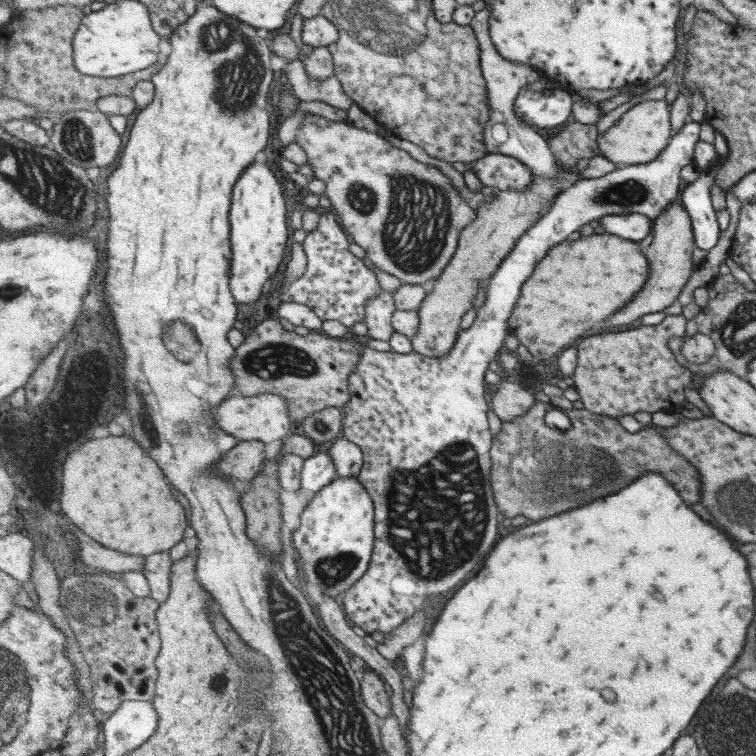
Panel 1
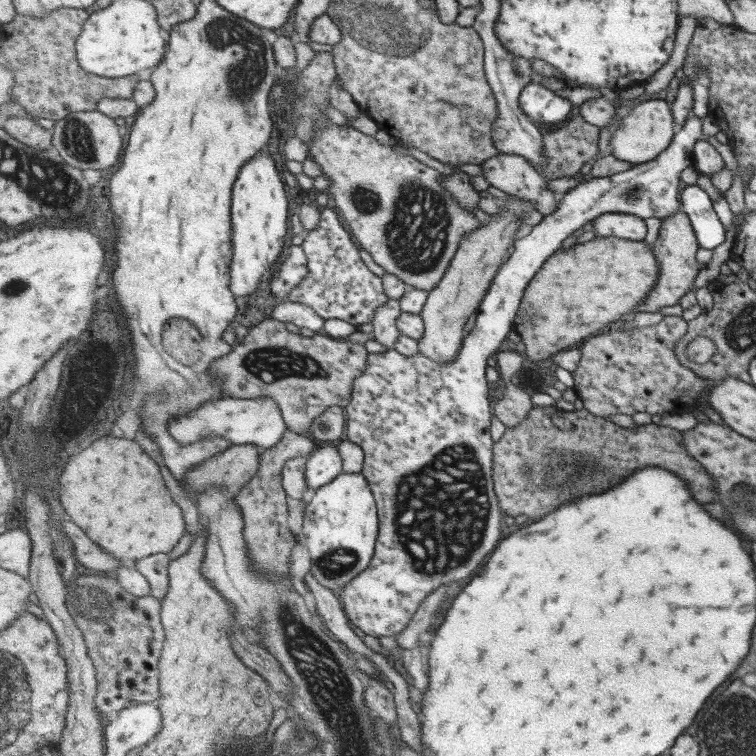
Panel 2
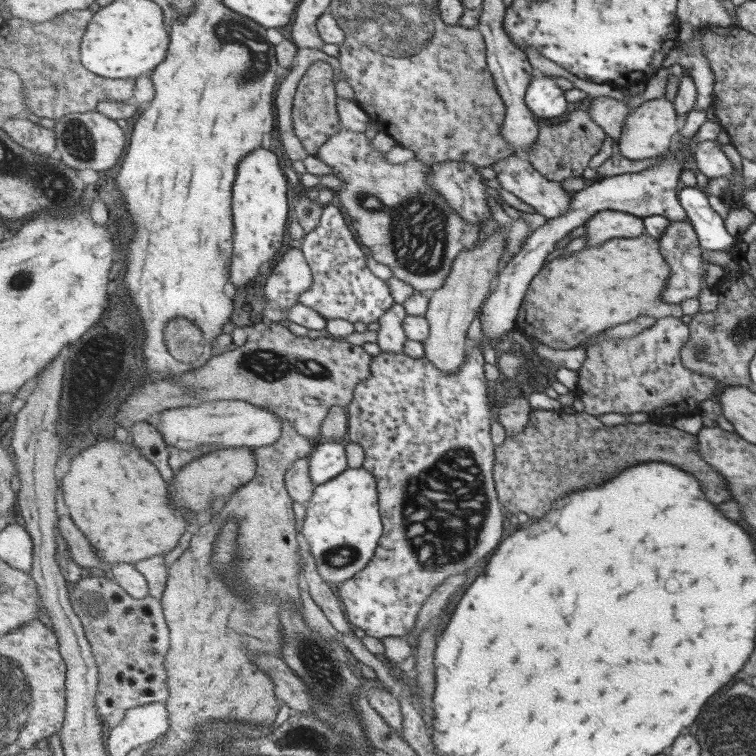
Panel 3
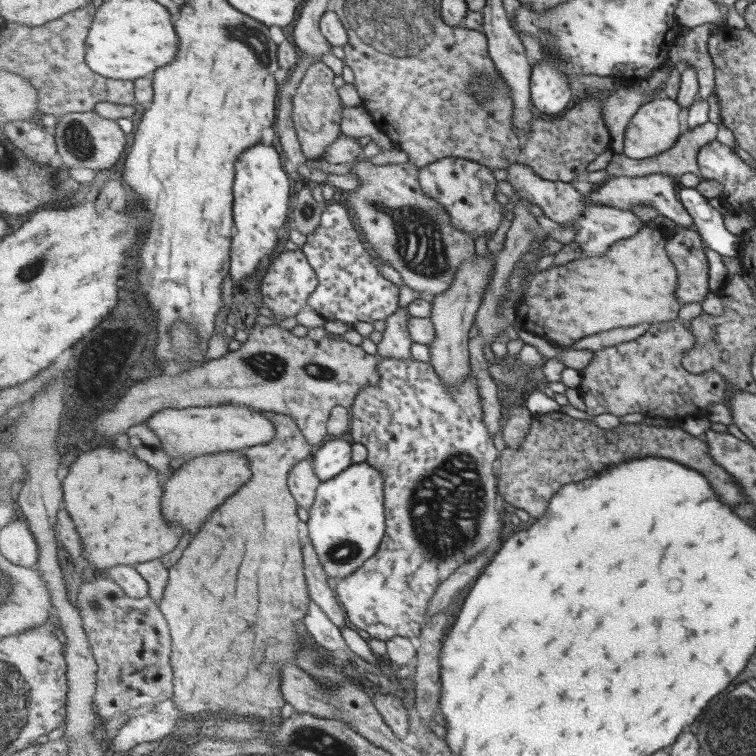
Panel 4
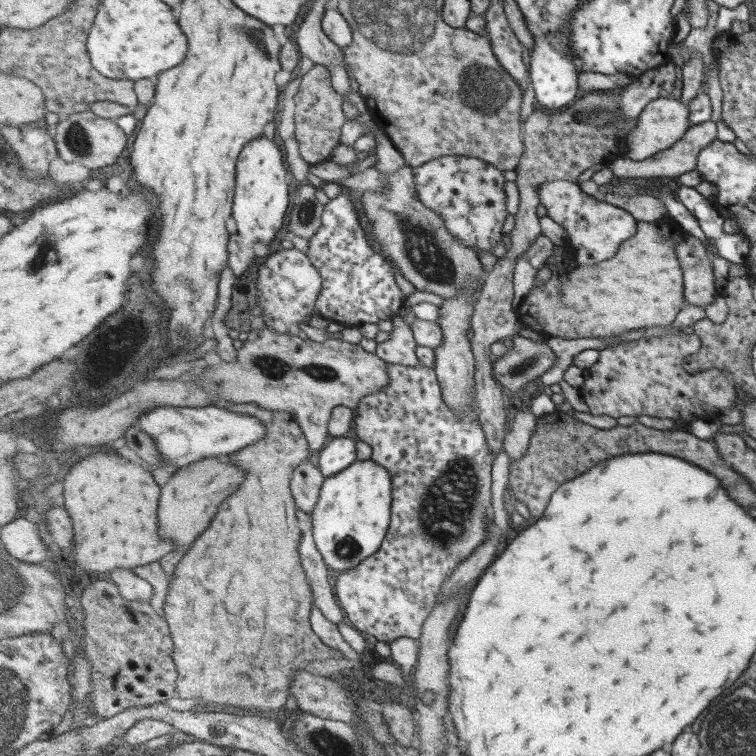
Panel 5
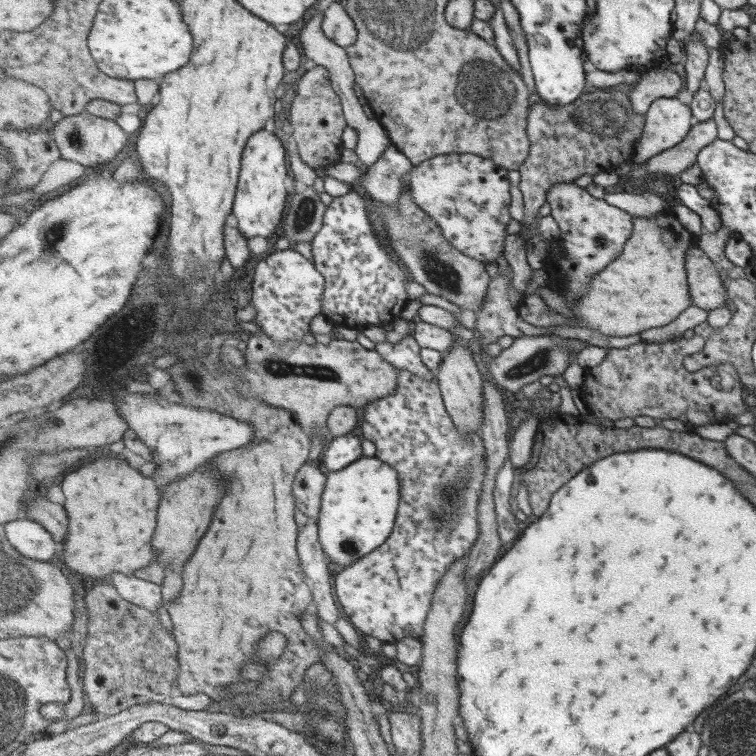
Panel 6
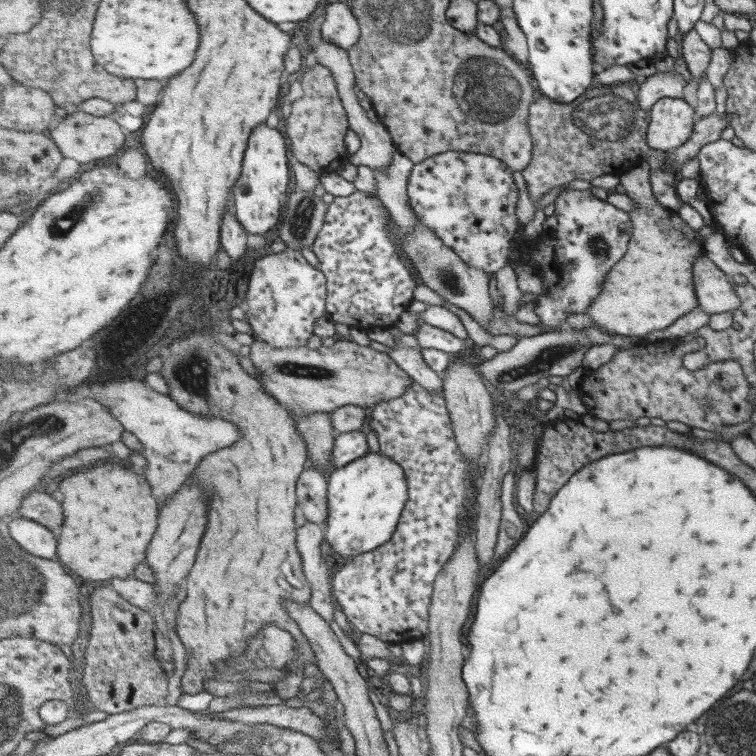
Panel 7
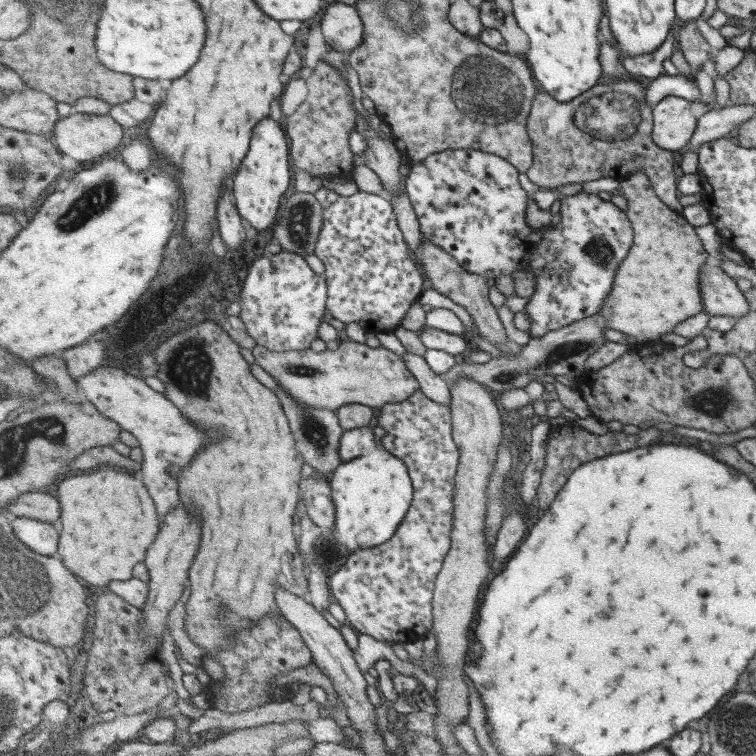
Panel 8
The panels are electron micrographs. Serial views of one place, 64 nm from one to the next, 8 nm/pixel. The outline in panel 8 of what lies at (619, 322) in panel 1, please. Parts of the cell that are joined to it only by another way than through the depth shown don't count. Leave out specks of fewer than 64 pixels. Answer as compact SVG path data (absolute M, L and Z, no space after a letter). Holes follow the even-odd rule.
M713 261L701 268L701 294L705 311L711 316L739 318L749 311L748 300L737 288L735 281Z

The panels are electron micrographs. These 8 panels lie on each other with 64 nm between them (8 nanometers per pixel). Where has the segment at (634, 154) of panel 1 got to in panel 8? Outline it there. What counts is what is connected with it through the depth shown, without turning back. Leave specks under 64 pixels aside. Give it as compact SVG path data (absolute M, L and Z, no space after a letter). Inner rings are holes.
M671 96L654 105L652 140L665 150L681 153L696 134L699 119L691 112L691 101Z

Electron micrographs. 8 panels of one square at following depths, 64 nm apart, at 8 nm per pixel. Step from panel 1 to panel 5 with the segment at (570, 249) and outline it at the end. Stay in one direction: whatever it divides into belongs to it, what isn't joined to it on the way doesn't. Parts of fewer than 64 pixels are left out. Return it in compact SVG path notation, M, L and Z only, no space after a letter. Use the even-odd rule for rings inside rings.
M666 216L655 222L640 221L637 234L621 243L613 260L609 258L601 264L579 266L573 272L553 272L553 278L543 285L535 285L517 310L521 322L528 329L544 333L546 337L558 336L565 340L609 337L637 328L673 325L681 310L688 304L683 270L675 254L677 243L681 243L681 239L685 239L687 234Z

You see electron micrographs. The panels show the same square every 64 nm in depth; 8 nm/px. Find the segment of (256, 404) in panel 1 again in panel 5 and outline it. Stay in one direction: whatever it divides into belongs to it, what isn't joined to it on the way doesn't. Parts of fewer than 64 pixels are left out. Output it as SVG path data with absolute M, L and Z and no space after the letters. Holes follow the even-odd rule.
M213 404L197 408L161 406L143 414L137 425L151 434L165 462L175 464L177 471L205 458L231 455L267 436L267 425L261 419Z

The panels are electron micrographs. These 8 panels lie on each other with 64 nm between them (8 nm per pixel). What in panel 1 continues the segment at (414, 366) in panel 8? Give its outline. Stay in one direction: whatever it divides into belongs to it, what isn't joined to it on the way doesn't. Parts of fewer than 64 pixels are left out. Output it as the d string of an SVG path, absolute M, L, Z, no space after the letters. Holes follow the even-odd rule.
M381 289L379 295L371 297L367 301L367 317L364 322L368 327L367 337L391 342L391 335L395 331L393 315L397 309L394 295L391 292Z

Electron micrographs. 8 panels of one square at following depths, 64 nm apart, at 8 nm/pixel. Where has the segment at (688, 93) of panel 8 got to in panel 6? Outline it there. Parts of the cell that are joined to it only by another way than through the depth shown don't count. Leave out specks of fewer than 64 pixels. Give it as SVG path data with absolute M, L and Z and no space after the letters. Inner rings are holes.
M671 64L667 68L655 68L640 75L627 97L637 114L646 114L657 99L677 97L683 81L686 80L681 80Z

